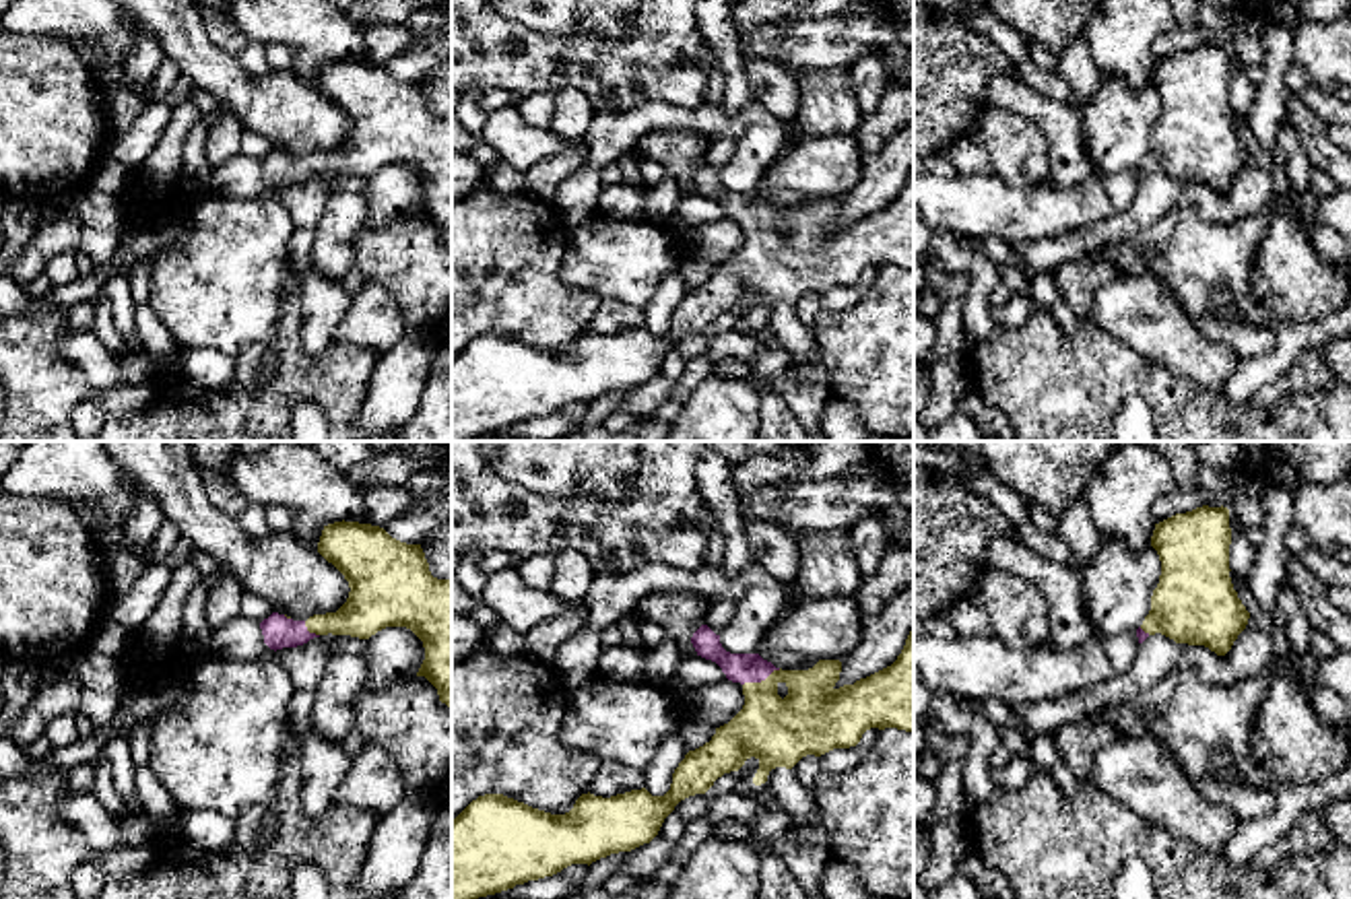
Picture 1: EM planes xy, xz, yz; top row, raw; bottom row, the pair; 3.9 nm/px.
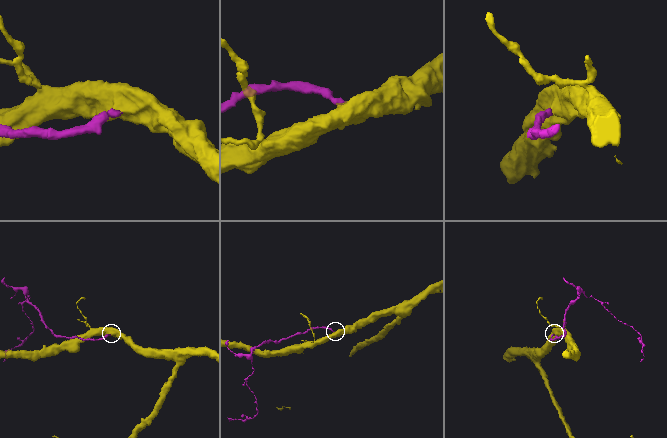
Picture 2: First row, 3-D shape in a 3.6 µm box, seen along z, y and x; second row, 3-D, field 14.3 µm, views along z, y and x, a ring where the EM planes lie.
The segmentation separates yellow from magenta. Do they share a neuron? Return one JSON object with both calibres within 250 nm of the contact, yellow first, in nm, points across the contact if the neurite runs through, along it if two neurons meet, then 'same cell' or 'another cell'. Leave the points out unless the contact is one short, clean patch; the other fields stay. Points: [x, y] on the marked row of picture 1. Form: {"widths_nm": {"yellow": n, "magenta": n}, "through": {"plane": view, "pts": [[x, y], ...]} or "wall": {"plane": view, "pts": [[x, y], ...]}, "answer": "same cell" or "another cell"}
{"widths_nm": {"yellow": 280, "magenta": 110}, "through": {"plane": "xz", "pts": [[813, 718], [788, 718], [762, 681], [749, 669], [741, 669]]}, "answer": "same cell"}

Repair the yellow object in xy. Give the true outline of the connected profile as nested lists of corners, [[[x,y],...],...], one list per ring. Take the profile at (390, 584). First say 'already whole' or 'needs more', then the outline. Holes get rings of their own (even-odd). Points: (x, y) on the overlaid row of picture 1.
needs more; [[[342,520],[324,526],[318,553],[349,581],[347,602],[336,612],[314,614],[307,621],[272,612],[260,623],[264,643],[276,652],[328,633],[369,639],[386,627],[406,627],[425,647],[417,676],[425,676],[437,689],[439,701],[452,709],[452,579],[431,575],[421,544],[400,542],[371,524]]]

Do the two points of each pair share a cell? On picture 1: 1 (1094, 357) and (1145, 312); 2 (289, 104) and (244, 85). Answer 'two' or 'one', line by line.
1: two
2: one

